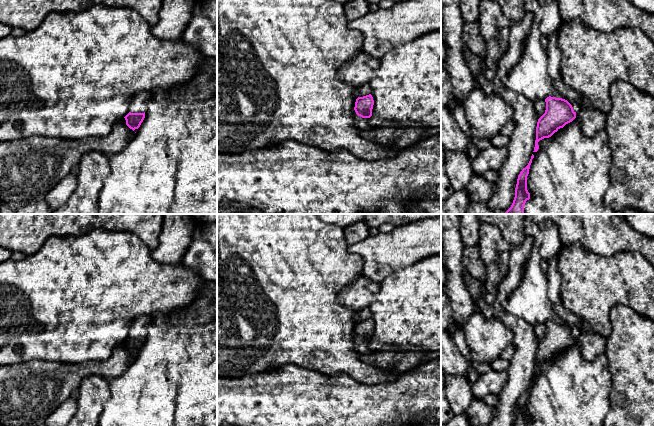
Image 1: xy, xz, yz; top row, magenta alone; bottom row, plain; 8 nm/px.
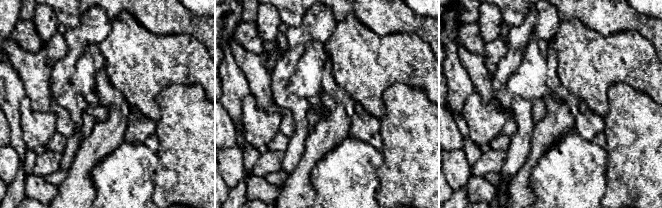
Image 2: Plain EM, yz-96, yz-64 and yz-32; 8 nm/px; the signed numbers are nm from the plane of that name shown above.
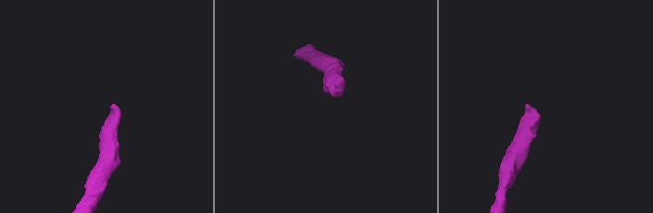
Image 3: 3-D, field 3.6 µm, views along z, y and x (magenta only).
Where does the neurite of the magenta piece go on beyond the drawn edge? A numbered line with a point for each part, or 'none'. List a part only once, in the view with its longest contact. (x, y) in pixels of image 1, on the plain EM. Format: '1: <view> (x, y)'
1: yz (554, 278)

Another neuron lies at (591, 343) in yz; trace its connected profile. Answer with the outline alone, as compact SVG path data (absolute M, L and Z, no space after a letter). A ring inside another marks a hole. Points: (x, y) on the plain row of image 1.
M581 319L578 337L581 353L585 359L594 360L605 353L606 338L596 333L586 320Z

